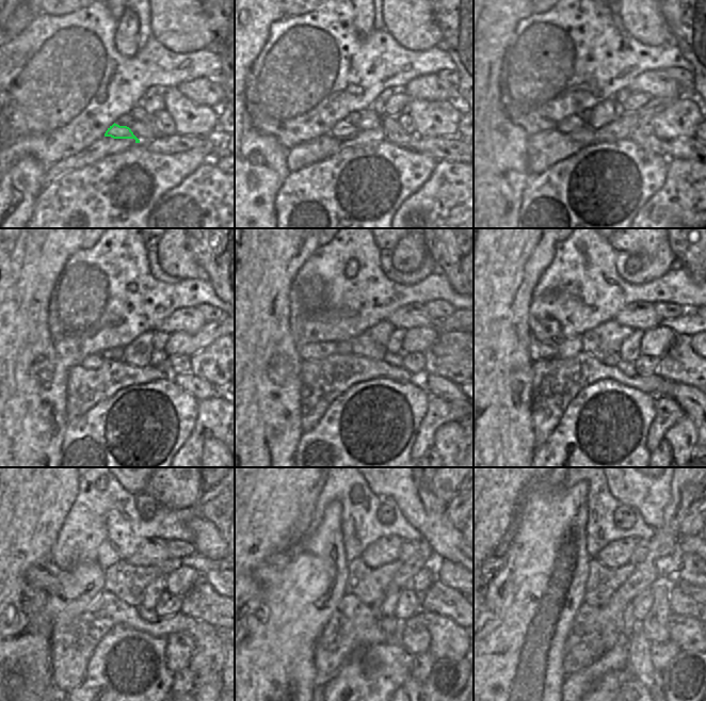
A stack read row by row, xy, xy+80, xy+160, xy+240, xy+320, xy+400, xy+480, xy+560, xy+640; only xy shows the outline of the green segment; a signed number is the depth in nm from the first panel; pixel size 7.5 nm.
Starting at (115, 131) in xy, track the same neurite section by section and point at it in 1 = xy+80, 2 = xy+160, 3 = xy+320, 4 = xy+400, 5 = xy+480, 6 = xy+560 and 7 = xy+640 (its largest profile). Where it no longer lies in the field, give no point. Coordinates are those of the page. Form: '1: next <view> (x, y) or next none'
1: next xy+80 (342, 128)
2: next xy+160 (573, 123)
3: next xy+320 (317, 350)
4: next xy+400 (539, 349)
5: next xy+480 (44, 574)
6: next xy+560 (268, 572)
7: next xy+640 (495, 564)

